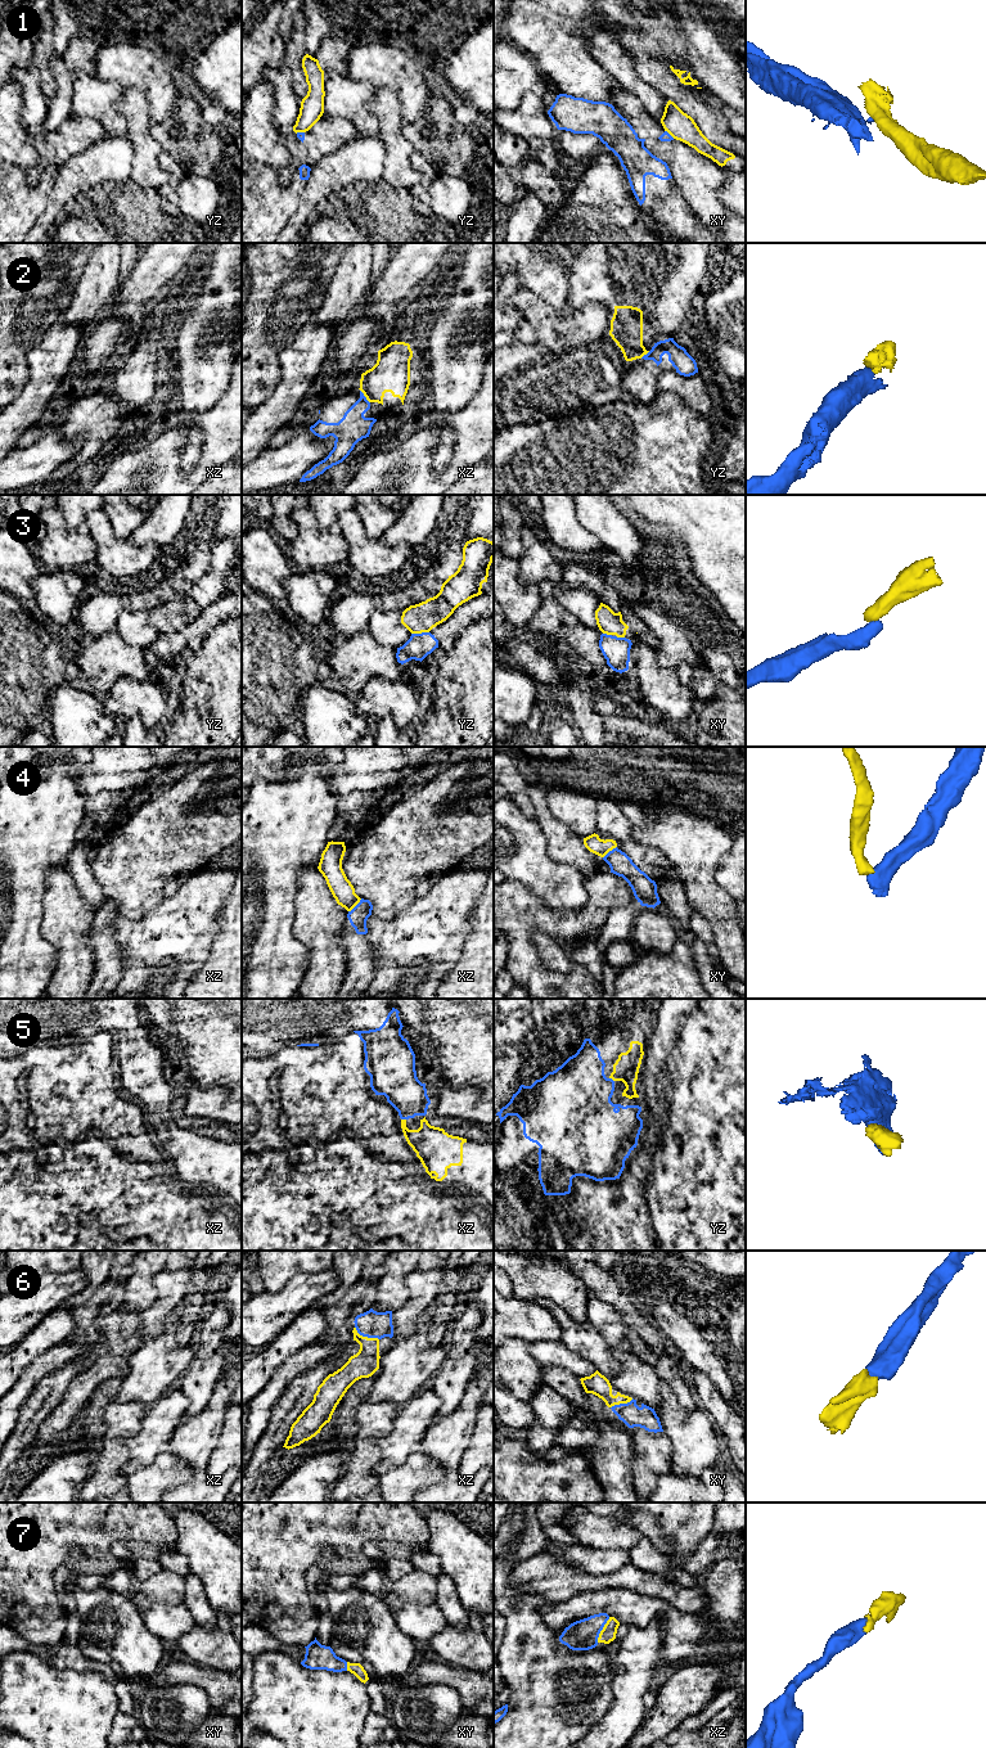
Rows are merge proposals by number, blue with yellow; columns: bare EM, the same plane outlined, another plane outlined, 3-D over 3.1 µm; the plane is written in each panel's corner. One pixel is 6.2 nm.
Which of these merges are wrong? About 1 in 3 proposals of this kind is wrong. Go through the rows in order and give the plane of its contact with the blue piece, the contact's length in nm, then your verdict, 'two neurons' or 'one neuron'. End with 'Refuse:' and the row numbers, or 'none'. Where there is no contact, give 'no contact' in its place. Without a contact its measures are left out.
1: meets blue in xy; contact 80 nm long; two neurons
2: meets blue in xz; contact 110 nm long; two neurons
3: meets blue in yz; contact 110 nm long; two neurons
4: meets blue in xz; contact 120 nm long; two neurons
5: meets blue in xz; contact 30 nm long; one neuron
6: meets blue in xz; contact 170 nm long; one neuron
7: meets blue in xz; contact 180 nm long; one neuron
Refuse: 1, 2, 3, 4

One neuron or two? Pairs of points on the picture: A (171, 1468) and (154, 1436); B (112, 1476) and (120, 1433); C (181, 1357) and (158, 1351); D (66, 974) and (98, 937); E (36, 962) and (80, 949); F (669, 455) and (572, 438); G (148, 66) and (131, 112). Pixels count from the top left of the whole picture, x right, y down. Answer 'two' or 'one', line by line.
A: two
B: one
C: one
D: two
E: two
F: one
G: two

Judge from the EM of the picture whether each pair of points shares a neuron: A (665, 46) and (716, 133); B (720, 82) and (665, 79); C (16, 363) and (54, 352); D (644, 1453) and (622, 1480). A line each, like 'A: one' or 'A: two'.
A: one
B: two
C: two
D: two

